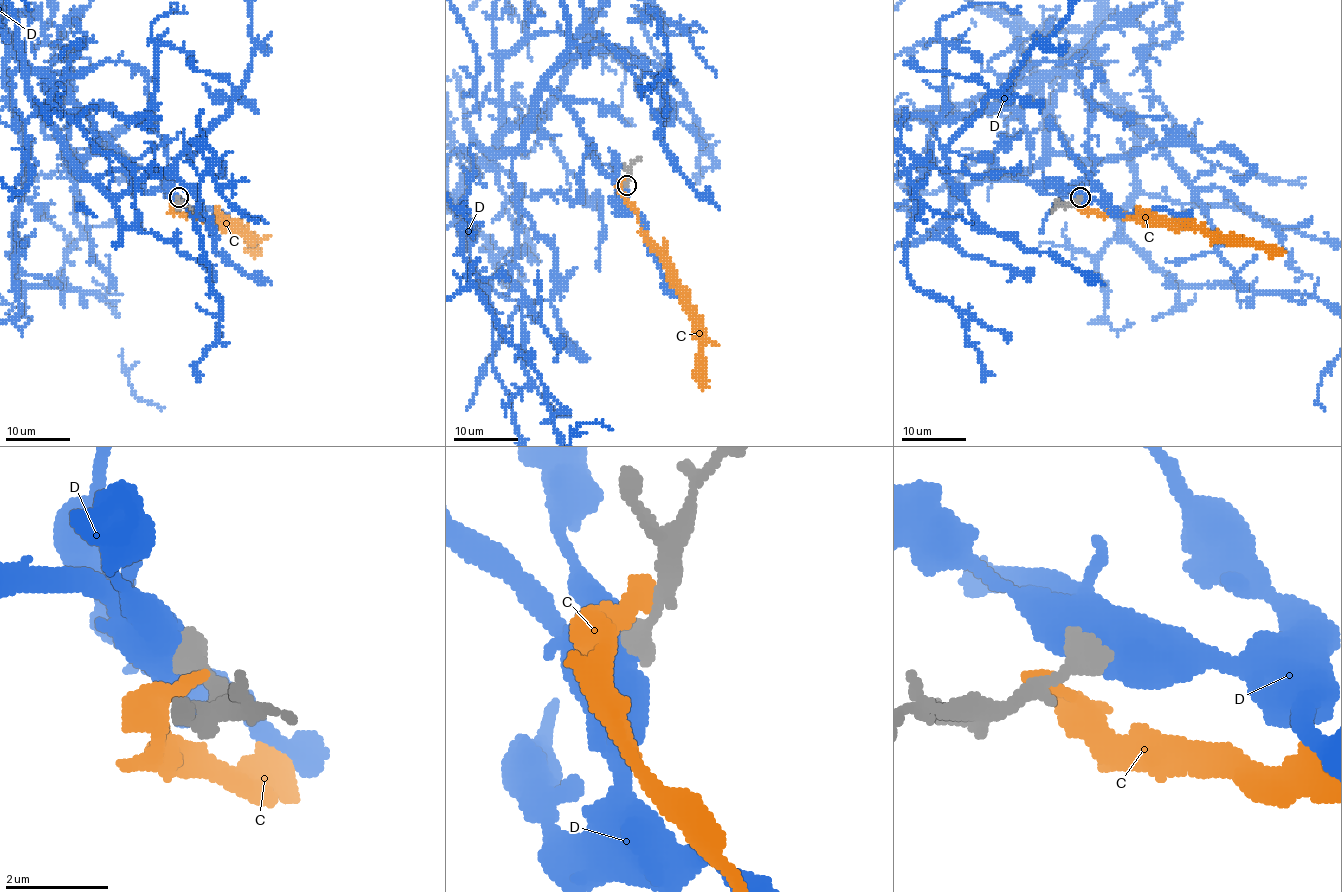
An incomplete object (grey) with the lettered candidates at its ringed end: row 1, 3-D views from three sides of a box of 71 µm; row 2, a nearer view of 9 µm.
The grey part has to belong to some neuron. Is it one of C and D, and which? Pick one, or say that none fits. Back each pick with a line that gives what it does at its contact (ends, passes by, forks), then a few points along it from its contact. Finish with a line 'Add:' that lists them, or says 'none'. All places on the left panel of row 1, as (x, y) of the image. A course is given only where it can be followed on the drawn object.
Add: none

